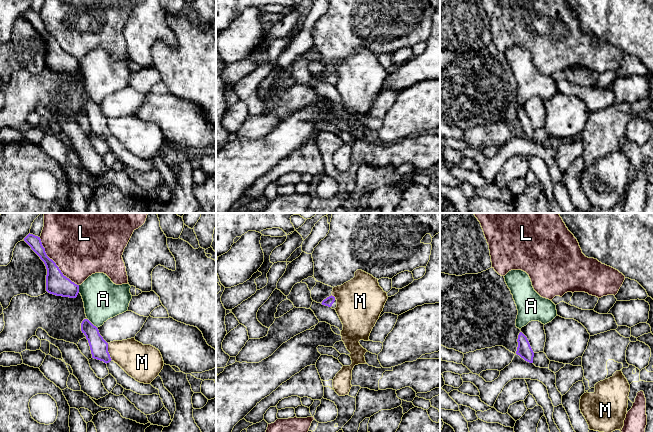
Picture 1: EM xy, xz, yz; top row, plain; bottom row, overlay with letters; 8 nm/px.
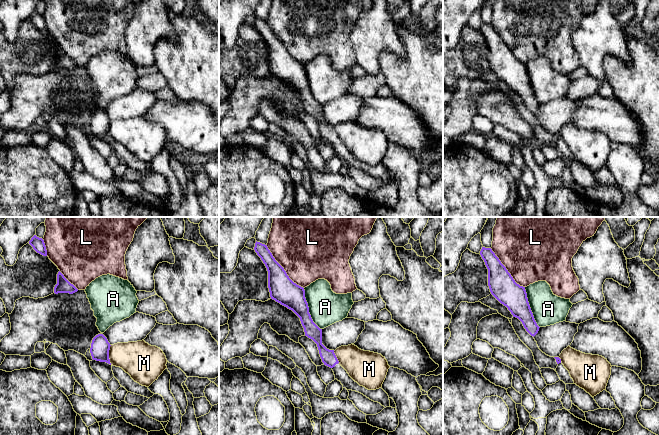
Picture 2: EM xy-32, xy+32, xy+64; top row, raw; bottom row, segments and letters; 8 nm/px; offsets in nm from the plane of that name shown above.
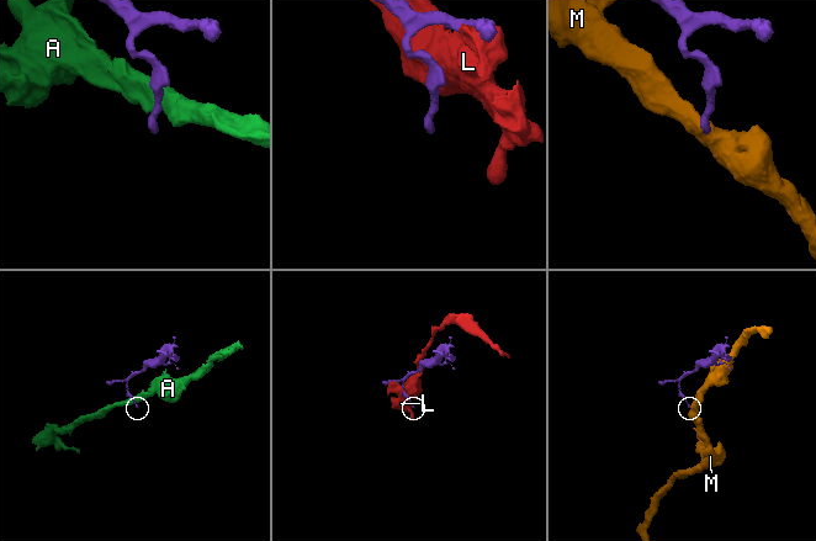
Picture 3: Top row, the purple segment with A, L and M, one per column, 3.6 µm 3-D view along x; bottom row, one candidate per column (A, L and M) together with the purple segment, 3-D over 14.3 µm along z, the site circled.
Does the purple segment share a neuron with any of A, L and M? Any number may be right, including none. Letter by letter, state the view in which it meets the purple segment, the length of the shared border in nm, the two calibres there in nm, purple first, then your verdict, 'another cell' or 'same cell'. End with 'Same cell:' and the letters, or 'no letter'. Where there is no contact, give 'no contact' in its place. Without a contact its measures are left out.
A: xy | 120 nm | 140/320 nm | another cell
L: xy | 500 nm | 180/440 nm | another cell
M: xy | 140 nm | 140/260 nm | another cell
Same cell: no letter

